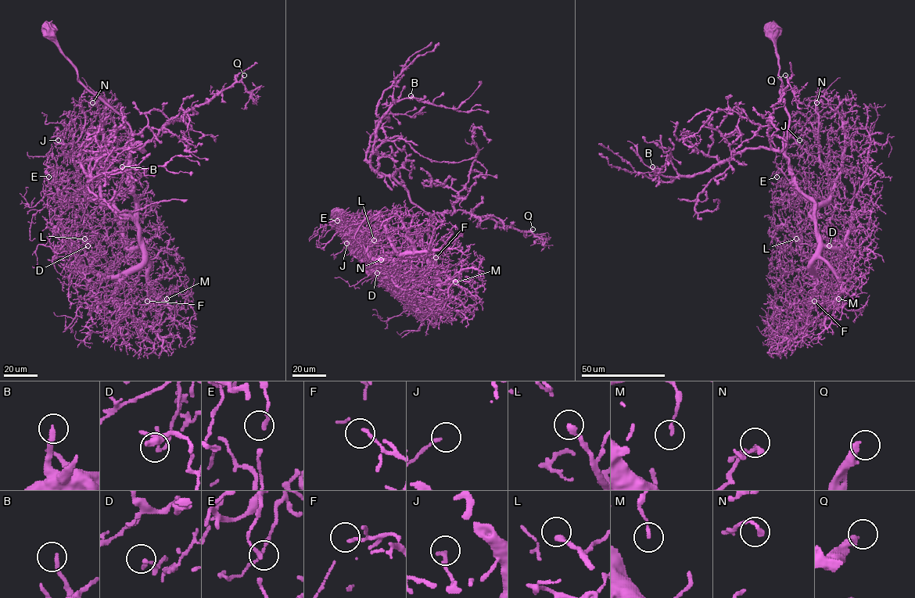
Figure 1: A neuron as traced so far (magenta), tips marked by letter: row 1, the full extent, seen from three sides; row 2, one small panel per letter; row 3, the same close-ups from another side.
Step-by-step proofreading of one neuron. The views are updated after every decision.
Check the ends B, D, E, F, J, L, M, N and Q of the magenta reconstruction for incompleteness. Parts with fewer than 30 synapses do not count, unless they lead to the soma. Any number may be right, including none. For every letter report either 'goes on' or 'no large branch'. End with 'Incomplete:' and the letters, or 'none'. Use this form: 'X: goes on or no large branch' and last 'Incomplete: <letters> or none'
B: no large branch
D: no large branch
E: no large branch
F: no large branch
J: no large branch
L: no large branch
M: no large branch
N: no large branch
Q: goes on
Incomplete: Q

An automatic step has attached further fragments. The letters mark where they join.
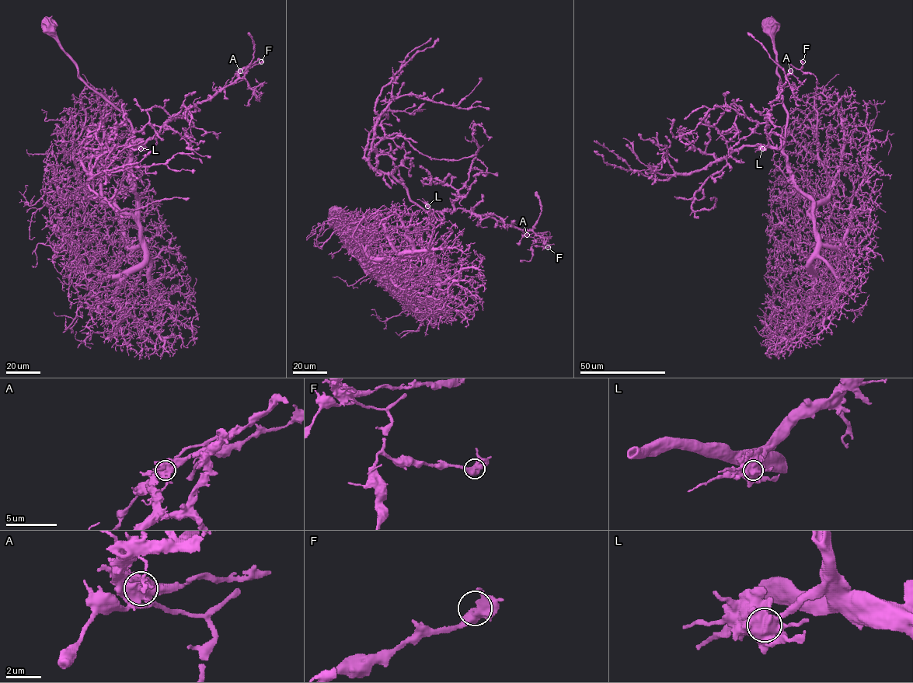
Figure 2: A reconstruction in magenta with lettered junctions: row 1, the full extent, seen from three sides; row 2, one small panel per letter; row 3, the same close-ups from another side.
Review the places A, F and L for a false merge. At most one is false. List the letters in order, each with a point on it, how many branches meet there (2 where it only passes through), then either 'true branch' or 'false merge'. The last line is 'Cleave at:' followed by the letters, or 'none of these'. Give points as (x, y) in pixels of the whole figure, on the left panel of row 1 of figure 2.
A: at (240, 71); 8 branches meet; false merge
F: at (261, 61); 2 branches meet; true branch
L: at (141, 148); 4 branches meet; true branch
Cleave at: A

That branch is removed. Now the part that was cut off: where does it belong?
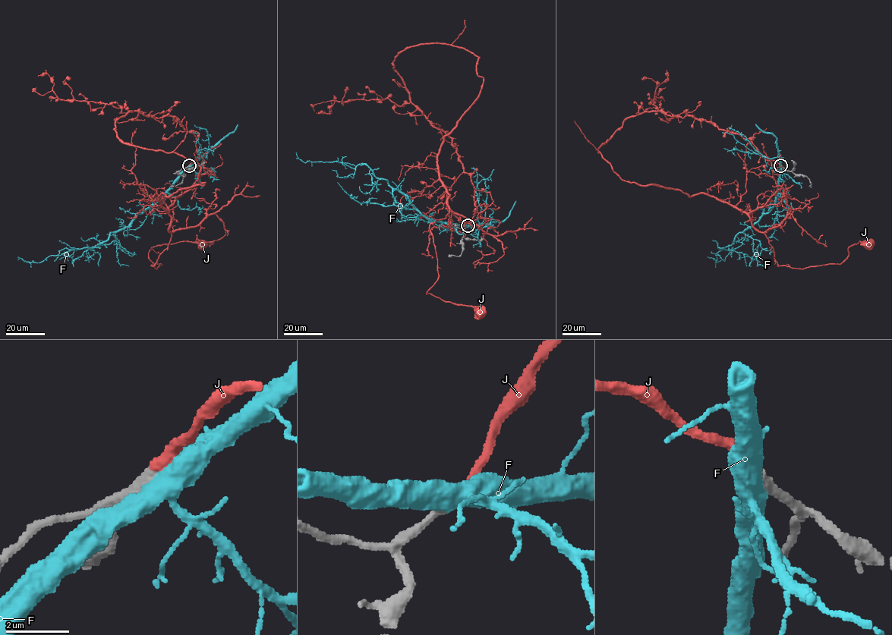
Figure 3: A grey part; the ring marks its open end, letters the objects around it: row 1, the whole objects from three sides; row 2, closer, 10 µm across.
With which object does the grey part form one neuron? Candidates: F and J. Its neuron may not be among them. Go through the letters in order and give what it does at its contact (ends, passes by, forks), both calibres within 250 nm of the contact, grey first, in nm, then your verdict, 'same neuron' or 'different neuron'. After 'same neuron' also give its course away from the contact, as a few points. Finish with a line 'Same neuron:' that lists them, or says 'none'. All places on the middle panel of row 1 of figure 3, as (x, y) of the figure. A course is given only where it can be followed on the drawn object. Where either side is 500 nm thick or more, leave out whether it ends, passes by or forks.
F: it forks; calibres 400 and 480 nm; different neuron
J: it ends; calibres 360 and 320 nm; same neuron; course (467, 226), (471, 178), (394, 70), (411, 47), (479, 58), (427, 293), (480, 312)
Same neuron: J

